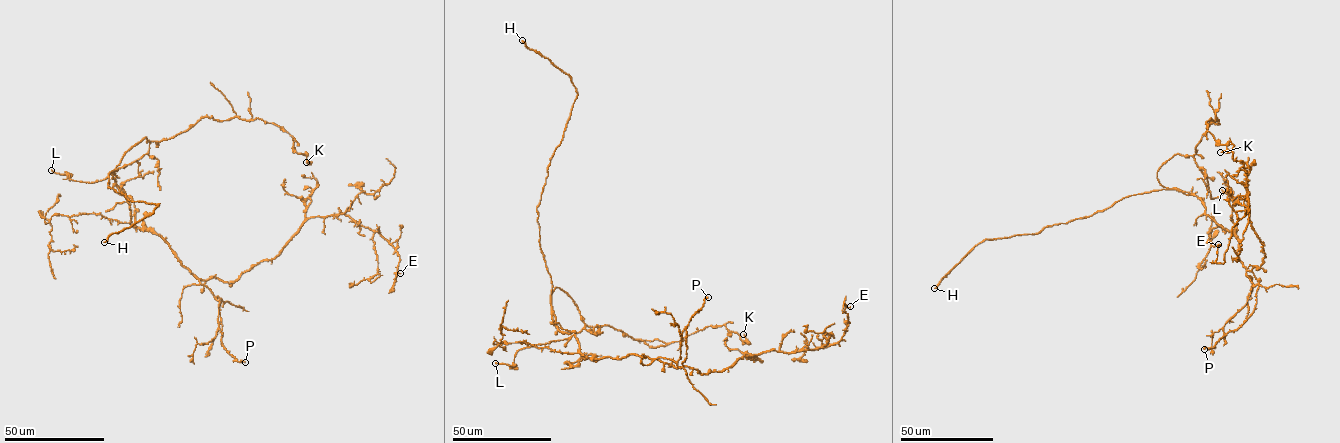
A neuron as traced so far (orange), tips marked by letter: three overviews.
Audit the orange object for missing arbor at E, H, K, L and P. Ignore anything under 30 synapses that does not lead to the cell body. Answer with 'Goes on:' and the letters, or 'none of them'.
Goes on: H

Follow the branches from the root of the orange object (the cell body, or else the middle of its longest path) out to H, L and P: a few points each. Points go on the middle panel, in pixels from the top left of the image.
H: (587, 357), (575, 333), (563, 333), (552, 318), (537, 221), (547, 167), (577, 93), (568, 74), (522, 40)
L: (587, 357), (575, 333), (558, 329), (556, 287), (585, 326), (519, 349), (511, 366), (495, 363)
P: (587, 357), (618, 358), (632, 353), (651, 358), (667, 358), (681, 367), (687, 356), (686, 326), (708, 297)

